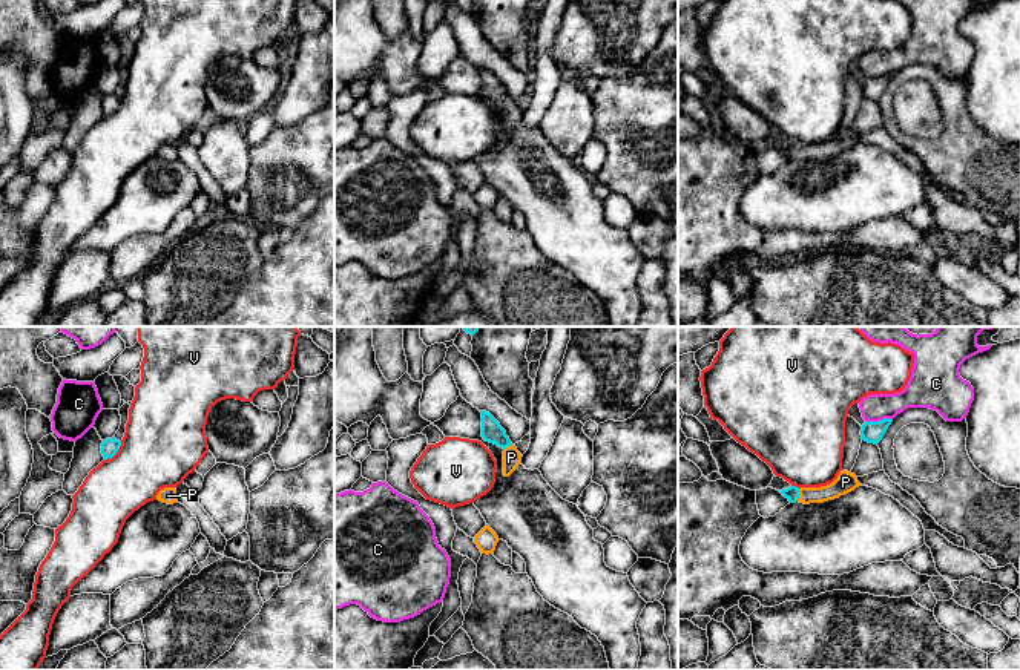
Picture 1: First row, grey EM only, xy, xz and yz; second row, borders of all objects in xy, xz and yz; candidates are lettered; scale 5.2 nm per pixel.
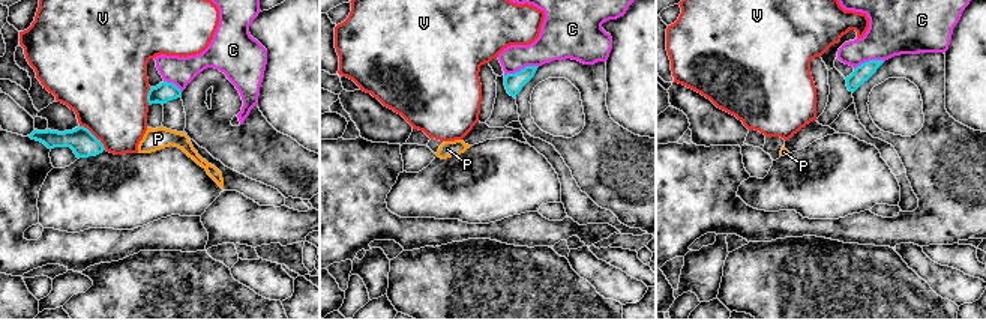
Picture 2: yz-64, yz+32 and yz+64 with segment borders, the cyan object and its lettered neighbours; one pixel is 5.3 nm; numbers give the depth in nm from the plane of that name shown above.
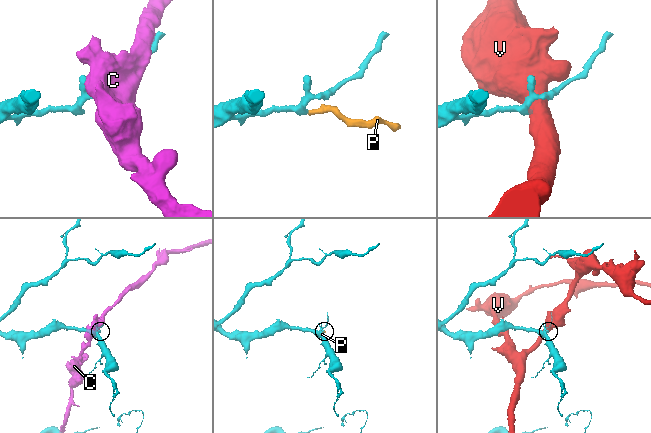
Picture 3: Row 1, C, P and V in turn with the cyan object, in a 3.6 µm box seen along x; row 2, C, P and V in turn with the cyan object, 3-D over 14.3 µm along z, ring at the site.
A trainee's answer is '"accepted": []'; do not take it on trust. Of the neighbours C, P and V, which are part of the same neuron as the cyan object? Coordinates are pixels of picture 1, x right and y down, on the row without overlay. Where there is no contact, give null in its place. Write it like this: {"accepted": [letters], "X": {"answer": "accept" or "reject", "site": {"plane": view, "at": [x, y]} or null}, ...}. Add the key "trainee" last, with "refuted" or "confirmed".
{"accepted": ["P"], "C": {"answer": "reject", "site": {"plane": "yz", "at": [879, 77]}}, "P": {"answer": "accept", "site": {"plane": "yz", "at": [798, 152]}}, "V": {"answer": "reject", "site": {"plane": "xy", "at": [115, 109]}}, "trainee": "refuted"}

